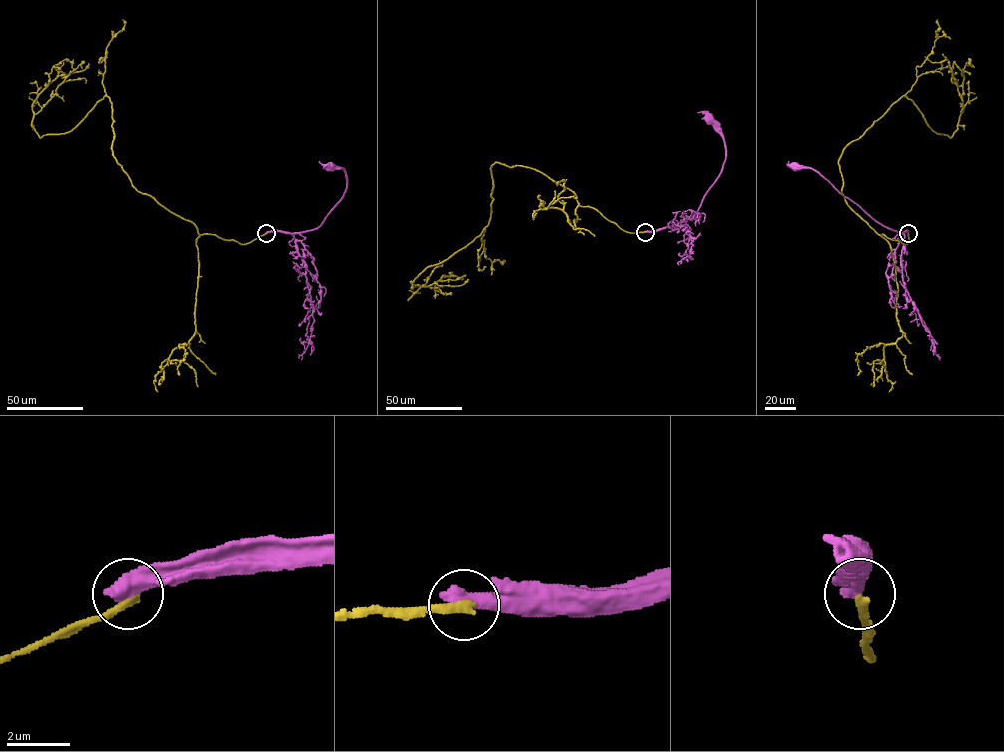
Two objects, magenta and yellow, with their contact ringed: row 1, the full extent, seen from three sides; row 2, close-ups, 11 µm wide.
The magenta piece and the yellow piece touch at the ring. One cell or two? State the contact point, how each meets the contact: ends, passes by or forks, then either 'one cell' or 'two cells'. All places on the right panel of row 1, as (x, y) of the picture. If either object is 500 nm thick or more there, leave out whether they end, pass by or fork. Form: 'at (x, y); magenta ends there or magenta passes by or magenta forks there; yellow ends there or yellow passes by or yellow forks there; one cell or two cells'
at (908, 233); two cells

